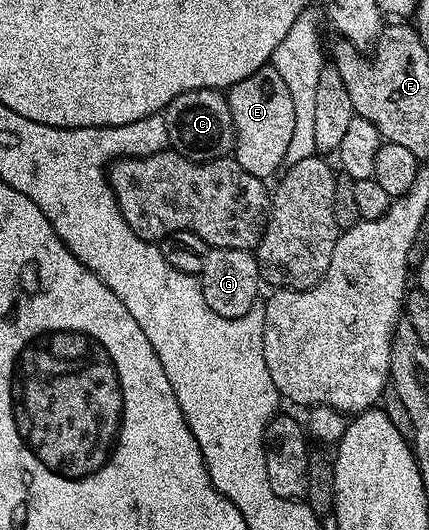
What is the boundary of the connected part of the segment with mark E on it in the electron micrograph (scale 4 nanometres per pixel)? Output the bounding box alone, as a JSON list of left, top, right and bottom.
[226,67,295,178]

